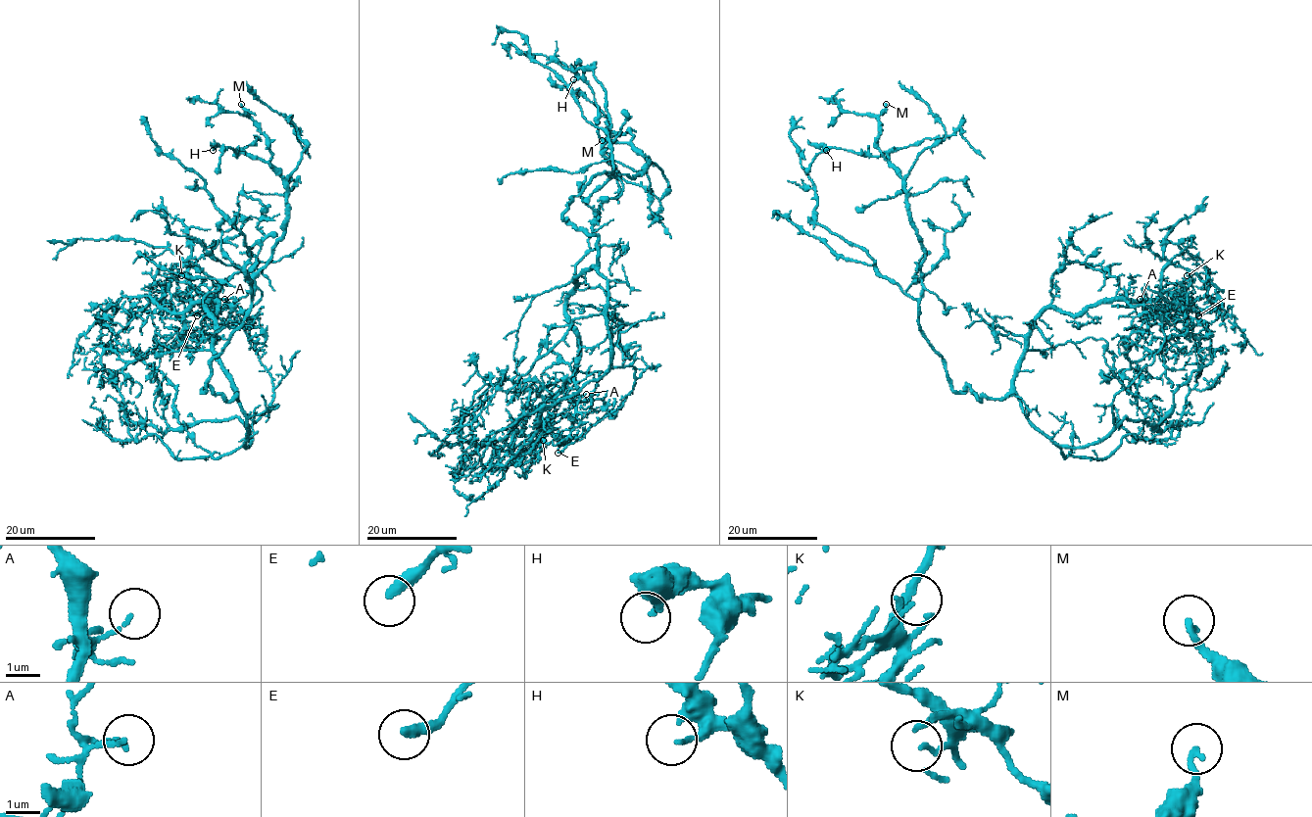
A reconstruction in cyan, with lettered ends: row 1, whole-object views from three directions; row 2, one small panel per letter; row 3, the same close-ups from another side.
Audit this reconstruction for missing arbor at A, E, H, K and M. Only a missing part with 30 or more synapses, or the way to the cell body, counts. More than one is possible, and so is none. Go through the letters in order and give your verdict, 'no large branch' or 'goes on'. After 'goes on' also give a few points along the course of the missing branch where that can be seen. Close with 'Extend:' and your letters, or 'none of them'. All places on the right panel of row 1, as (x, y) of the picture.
A: no large branch
E: goes on
H: no large branch
K: goes on | (1187, 275), (1188, 272), (1183, 268), (1174, 270), (1169, 265)
M: no large branch
Extend: E, K

